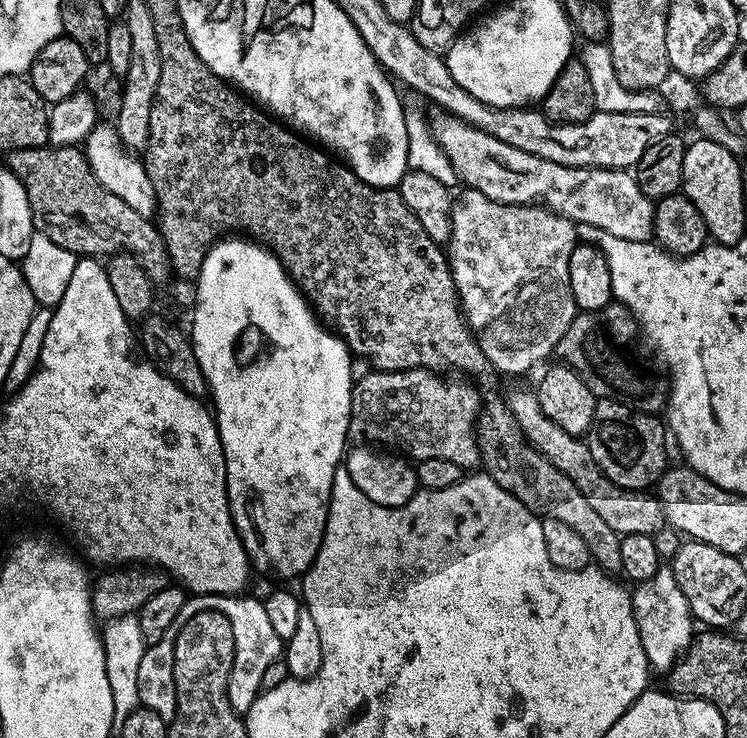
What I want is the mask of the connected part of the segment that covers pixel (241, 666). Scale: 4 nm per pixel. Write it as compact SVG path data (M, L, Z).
M192 594L185 599L182 614L178 614L177 625L184 624L194 614L202 610L218 610L230 618L230 626L234 630L234 666L232 667L232 683L230 695L234 710L246 714L250 706L262 691L262 673L270 666L270 662L281 659L285 641L274 630L270 618L266 614L263 599L248 596L249 594L233 594L230 596L213 596L211 594Z

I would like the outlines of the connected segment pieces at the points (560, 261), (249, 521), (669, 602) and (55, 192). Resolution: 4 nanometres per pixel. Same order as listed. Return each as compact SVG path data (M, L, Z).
M468 188L465 193L465 196L458 200L458 203L452 209L452 236L446 243L448 264L452 267L456 293L460 295L460 311L463 312L464 319L468 321L468 326L471 328L472 335L475 336L482 354L486 354L486 358L491 362L497 373L528 372L539 360L546 359L548 355L551 357L555 353L556 344L562 338L562 334L566 334L570 322L576 317L578 309L574 302L574 294L570 290L570 254L576 249L578 243L578 237L576 237L577 225L561 216L560 213L552 212L543 206L494 202L490 198L486 198L486 194L482 194L473 188Z
M220 238L215 241L209 247L208 251L204 254L204 261L200 267L199 276L195 277L194 285L196 290L196 298L194 301L194 307L196 309L192 312L192 332L190 328L190 339L194 346L194 354L198 358L198 366L202 366L202 374L206 378L208 383L208 390L210 393L210 404L214 409L214 415L216 418L216 429L220 435L220 441L222 442L222 450L224 451L224 461L226 462L226 482L228 483L228 505L232 511L232 520L236 523L236 529L240 535L240 540L244 544L244 549L248 551L248 558L253 569L256 568L260 572L269 572L272 576L296 576L296 578L303 577L307 572L309 566L314 562L314 558L318 554L318 550L322 546L322 538L324 537L324 531L326 530L326 518L328 517L328 507L330 506L330 498L332 497L332 487L334 486L334 474L337 468L341 467L342 461L346 456L346 437L348 434L348 419L350 418L350 406L352 405L352 386L354 383L354 375L352 376L352 363L354 363L354 357L351 352L348 351L348 345L336 335L335 332L329 330L318 319L313 307L304 299L304 293L296 287L292 277L289 276L287 270L281 266L279 258L272 252L269 252L263 244L257 244L255 240L251 238L243 238L244 240L224 240L228 238Z
M661 566L654 578L639 581L631 589L630 595L632 617L636 620L638 634L642 638L642 650L648 659L649 669L653 673L667 674L672 671L677 660L687 653L694 639L694 617L686 602L686 594L682 594L678 582L672 577L671 567Z
M45 146L14 150L7 153L6 163L8 169L22 182L26 198L30 198L33 229L50 238L50 242L58 242L58 246L70 250L77 258L107 258L117 254L134 256L150 279L156 276L156 280L164 280L164 276L174 276L166 242L159 227L152 220L142 218L142 214L136 213L131 206L126 206L118 194L110 194L110 190L98 182L79 147Z

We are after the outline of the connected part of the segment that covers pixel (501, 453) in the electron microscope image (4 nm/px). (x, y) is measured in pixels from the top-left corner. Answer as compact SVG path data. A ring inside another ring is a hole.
M503 399L492 400L489 404L487 401L486 415L478 424L478 439L483 467L487 475L502 486L502 490L518 498L518 502L522 502L522 506L529 508L536 516L570 526L570 530L574 530L582 537L582 542L586 542L586 550L590 550L595 567L609 574L622 573L620 533L610 530L605 520L590 507L590 502L586 502L582 490L578 490L578 486L574 486L574 482L570 482L570 478L566 478L566 474L562 474L554 462L546 459L525 440Z

